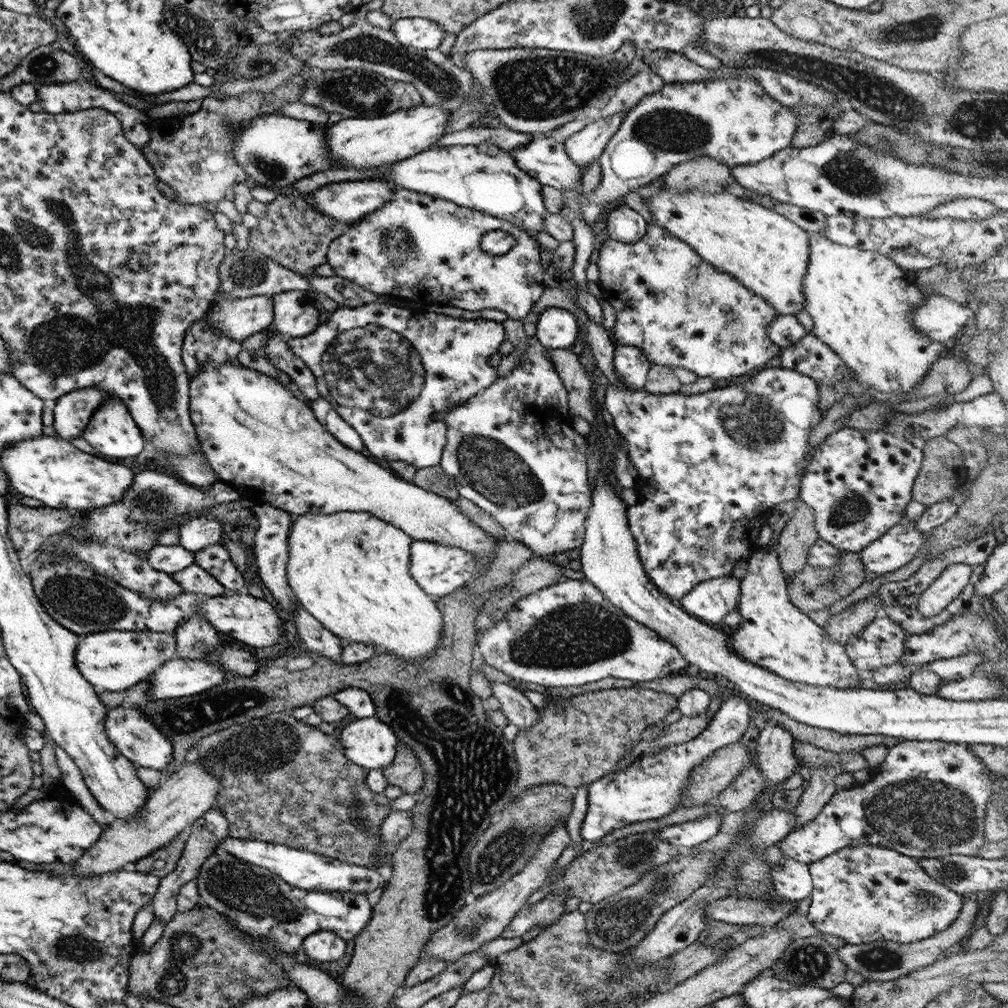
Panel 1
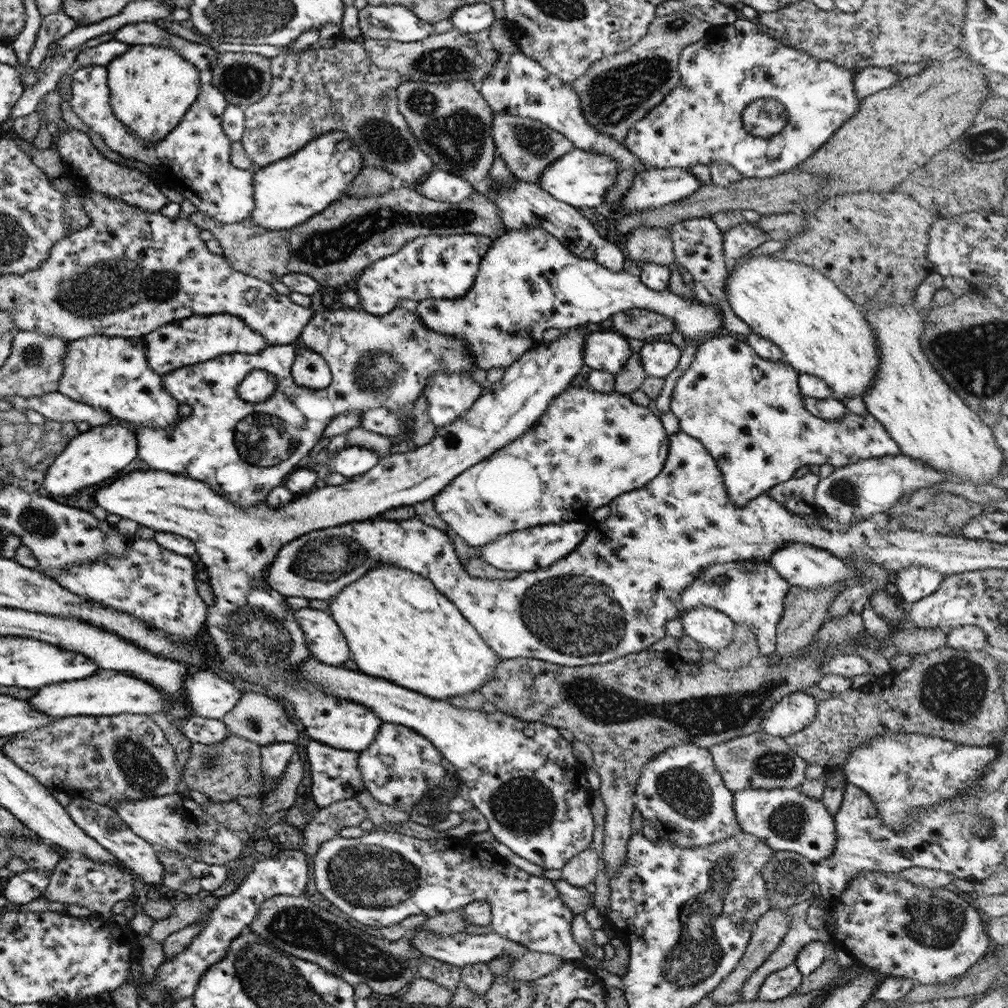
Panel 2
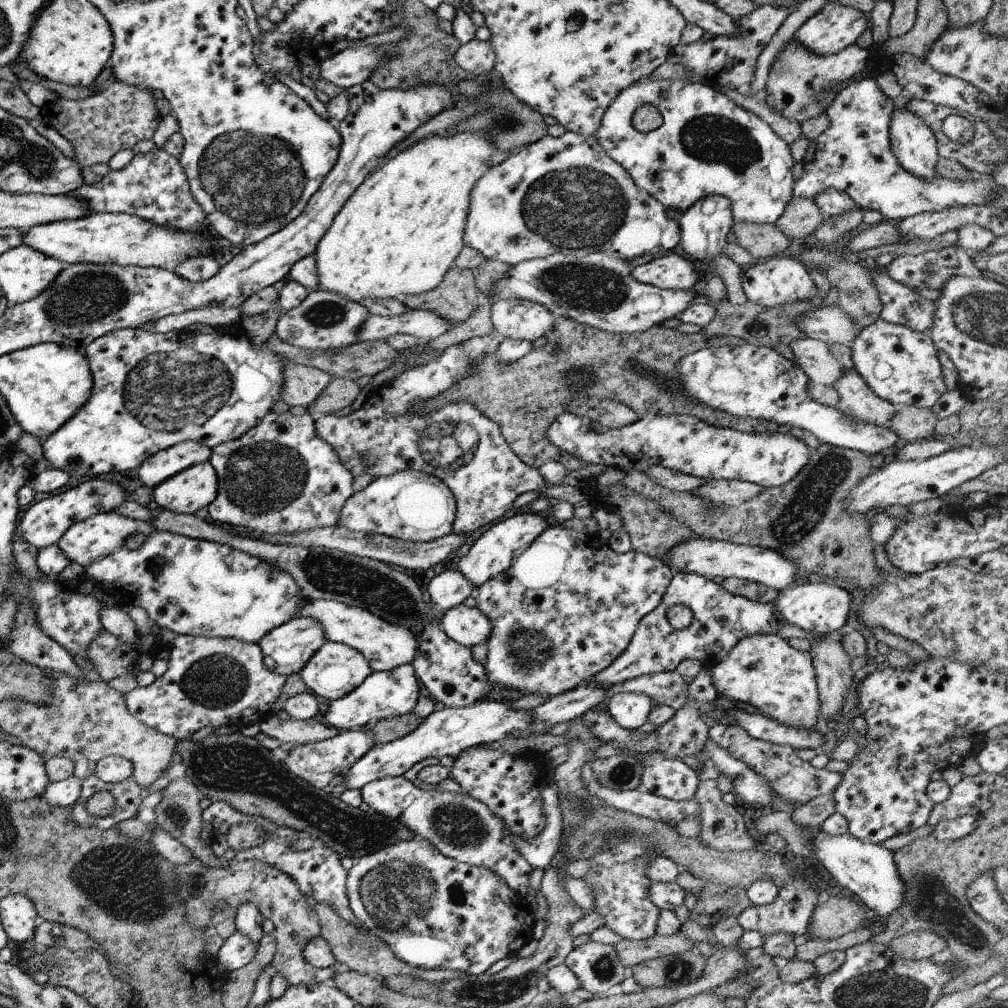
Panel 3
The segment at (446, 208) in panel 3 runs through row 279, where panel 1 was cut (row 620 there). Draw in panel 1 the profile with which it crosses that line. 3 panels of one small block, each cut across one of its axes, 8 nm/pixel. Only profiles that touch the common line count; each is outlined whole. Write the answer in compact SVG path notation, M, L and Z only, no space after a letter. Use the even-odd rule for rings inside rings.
M307 512L307 514L295 515L293 522L289 526L289 536L287 536L287 562L286 579L288 586L293 592L296 602L315 618L324 630L333 636L337 636L343 644L368 645L375 649L377 653L390 653L397 660L405 663L419 663L427 661L434 654L440 643L439 638L442 634L442 617L437 609L436 603L419 587L409 575L409 545L412 542L409 535L403 533L401 529L383 522L380 518L375 518L371 513L366 512L333 512L331 514L319 514Z

